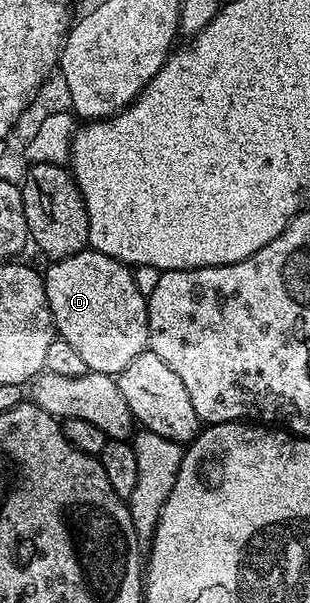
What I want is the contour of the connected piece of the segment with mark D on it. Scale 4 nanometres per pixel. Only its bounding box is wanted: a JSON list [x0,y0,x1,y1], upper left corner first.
[43,247,149,374]

